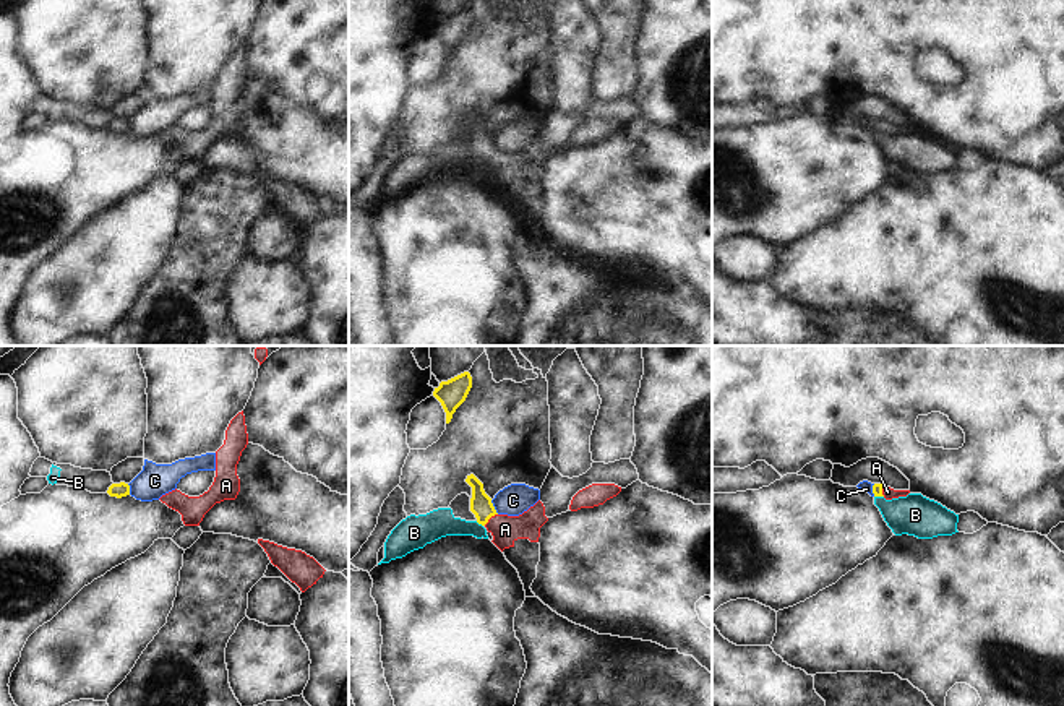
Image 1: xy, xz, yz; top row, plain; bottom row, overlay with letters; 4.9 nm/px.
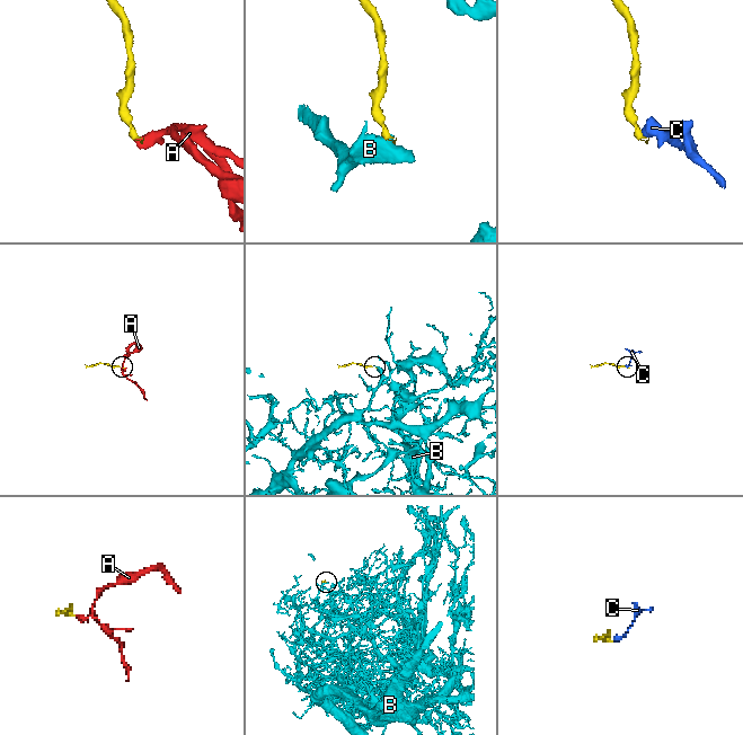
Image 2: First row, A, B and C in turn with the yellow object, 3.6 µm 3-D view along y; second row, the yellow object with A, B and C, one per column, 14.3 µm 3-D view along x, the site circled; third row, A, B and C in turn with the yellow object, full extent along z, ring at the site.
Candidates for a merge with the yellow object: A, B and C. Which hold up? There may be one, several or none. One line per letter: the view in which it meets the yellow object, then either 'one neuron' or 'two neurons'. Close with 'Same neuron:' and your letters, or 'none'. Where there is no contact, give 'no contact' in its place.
A: xz | one neuron
B: xz | two neurons
C: xz | two neurons
Same neuron: A

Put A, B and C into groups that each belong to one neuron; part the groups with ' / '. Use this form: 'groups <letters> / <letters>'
groups A / B C

